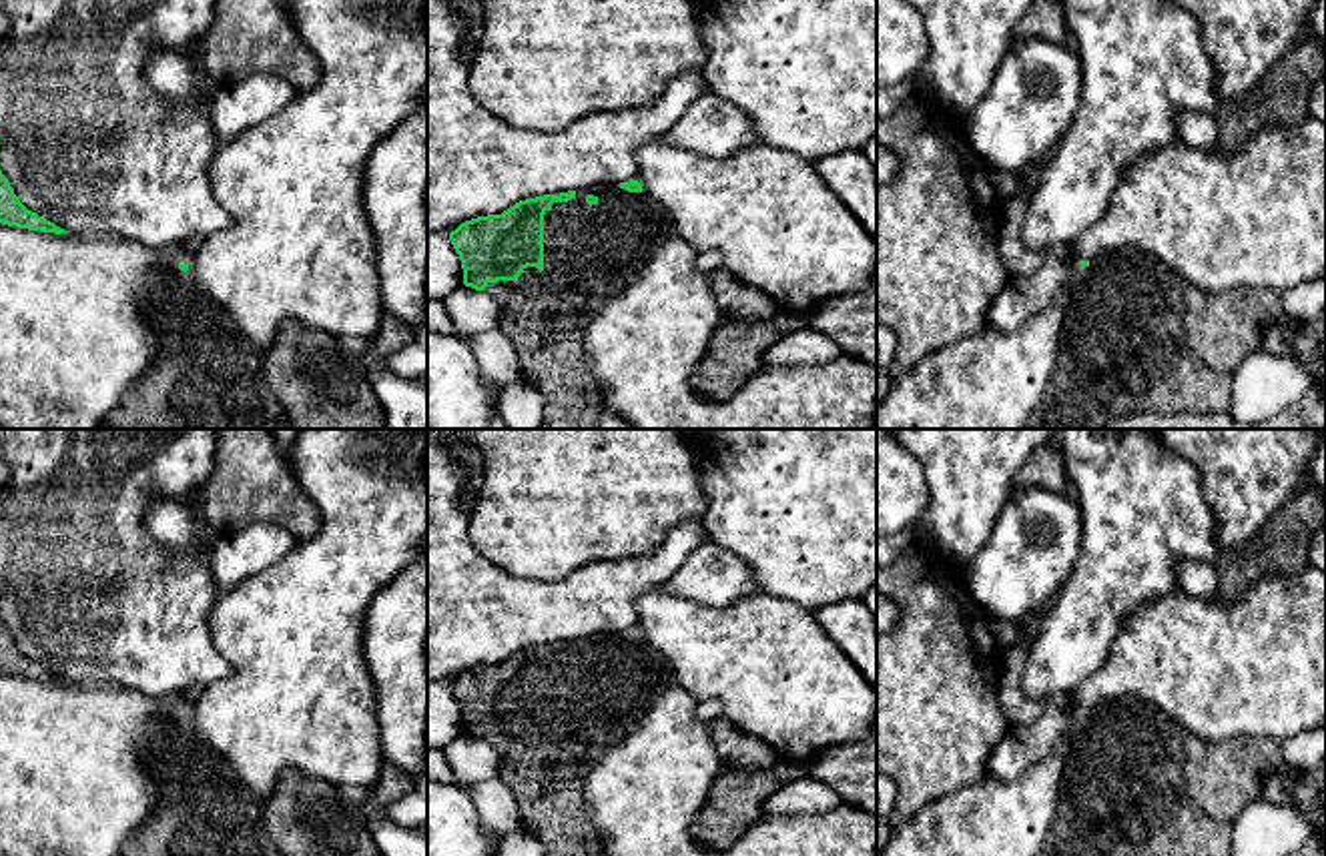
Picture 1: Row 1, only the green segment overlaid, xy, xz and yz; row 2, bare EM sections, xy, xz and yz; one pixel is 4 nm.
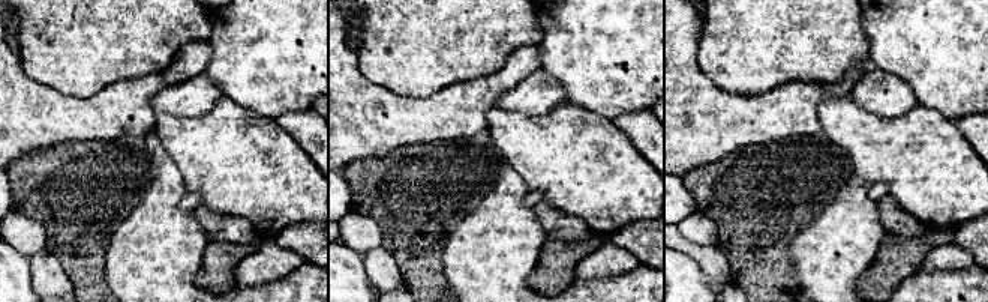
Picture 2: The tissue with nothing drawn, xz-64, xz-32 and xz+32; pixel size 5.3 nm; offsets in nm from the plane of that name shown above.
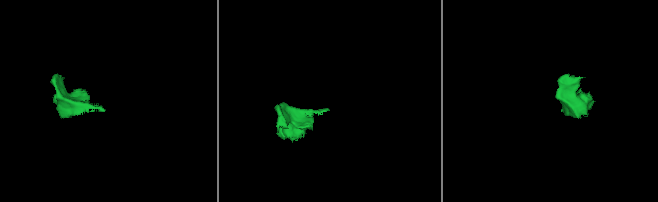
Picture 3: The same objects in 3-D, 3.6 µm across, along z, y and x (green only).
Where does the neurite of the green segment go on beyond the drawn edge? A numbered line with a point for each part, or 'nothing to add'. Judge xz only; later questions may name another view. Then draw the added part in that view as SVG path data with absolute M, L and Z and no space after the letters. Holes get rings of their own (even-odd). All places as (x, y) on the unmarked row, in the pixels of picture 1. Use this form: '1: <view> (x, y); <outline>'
1: xz (590, 700); M588 635L576 639L572 650L554 652L546 660L542 720L528 716L516 730L487 732L485 742L500 756L498 780L512 790L522 830L540 842L544 856L604 856L584 796L588 774L610 746L632 732L672 682L676 678L670 664L646 639Z

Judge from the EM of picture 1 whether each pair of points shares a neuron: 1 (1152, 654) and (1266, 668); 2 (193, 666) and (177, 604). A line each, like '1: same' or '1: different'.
1: same
2: same

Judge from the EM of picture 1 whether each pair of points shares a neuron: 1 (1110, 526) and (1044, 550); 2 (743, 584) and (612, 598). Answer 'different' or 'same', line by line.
1: different
2: different

